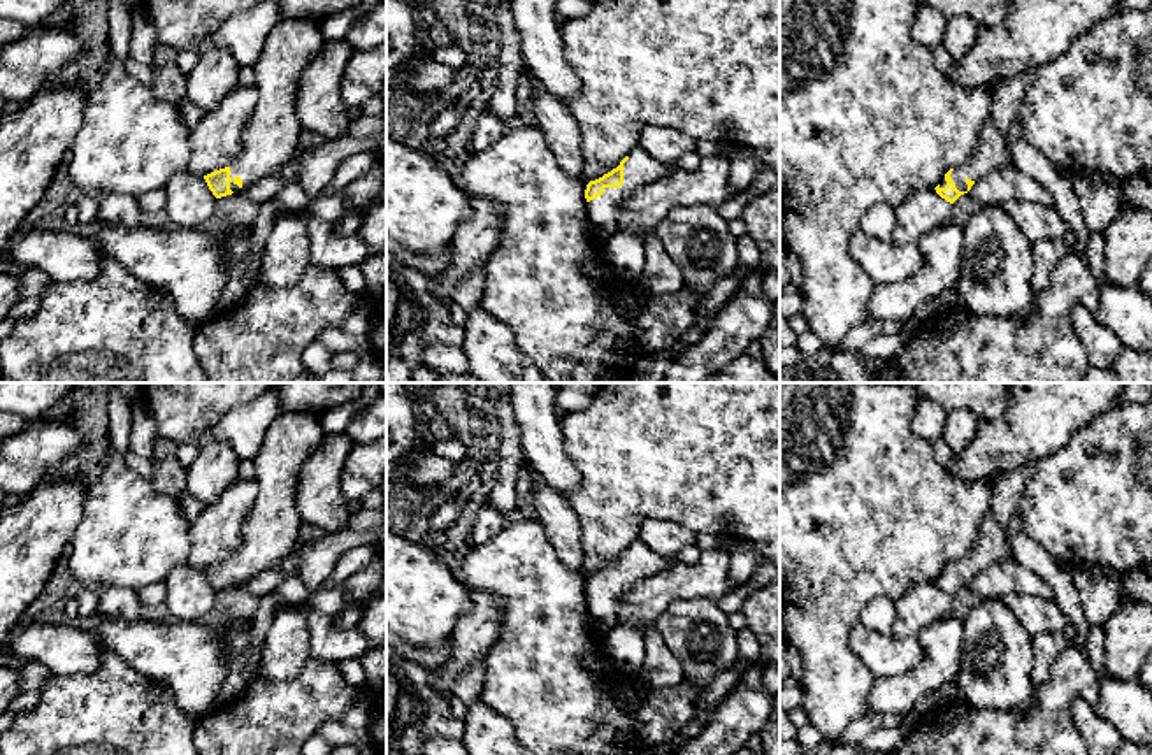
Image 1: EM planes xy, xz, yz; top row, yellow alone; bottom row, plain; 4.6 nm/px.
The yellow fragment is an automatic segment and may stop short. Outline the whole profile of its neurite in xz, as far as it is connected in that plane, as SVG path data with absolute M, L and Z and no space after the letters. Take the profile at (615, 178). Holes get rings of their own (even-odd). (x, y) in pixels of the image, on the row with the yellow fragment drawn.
M637 147L616 169L590 181L585 190L587 209L599 232L604 237L616 234L622 202L634 190L669 174L671 169Z

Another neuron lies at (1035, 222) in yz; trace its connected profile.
M1008 200L997 205L1015 221L1015 225L1031 242L1041 239L1057 239L1068 248L1071 246L1071 230L1054 205L1043 207L1017 200Z

